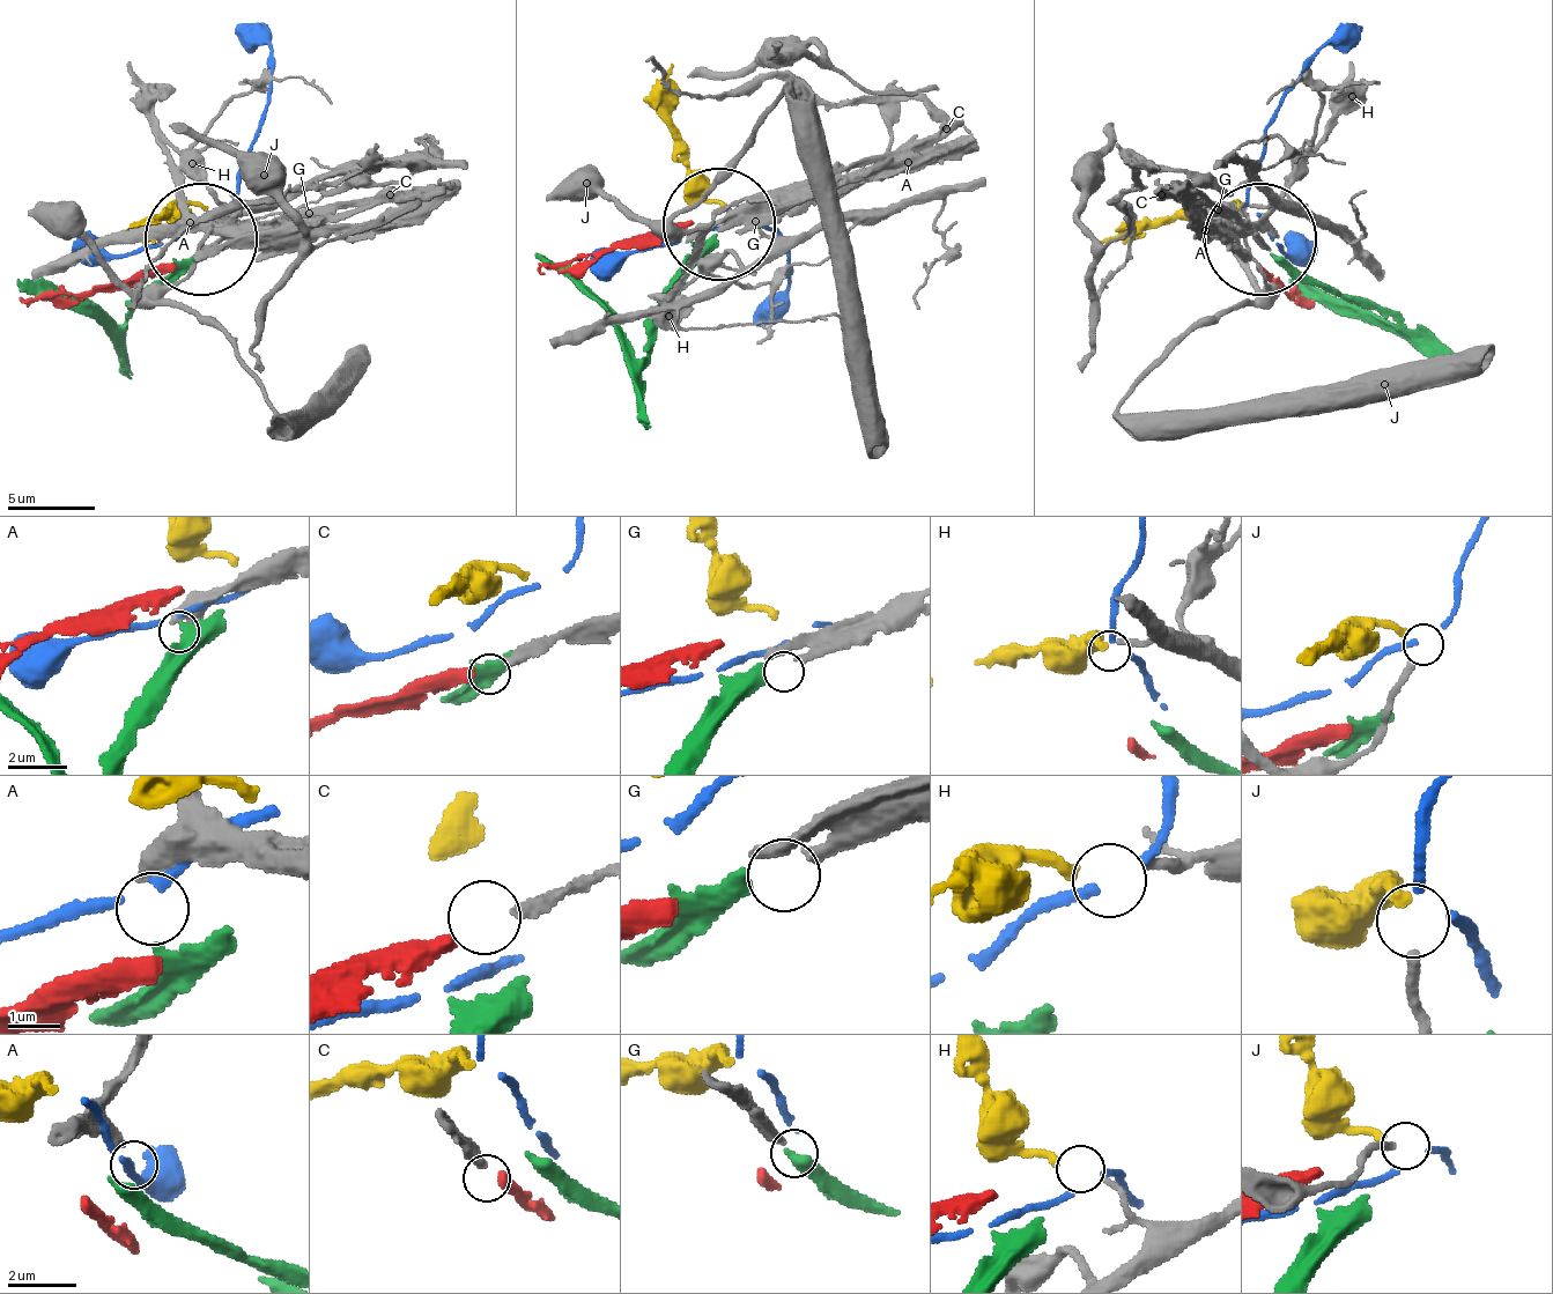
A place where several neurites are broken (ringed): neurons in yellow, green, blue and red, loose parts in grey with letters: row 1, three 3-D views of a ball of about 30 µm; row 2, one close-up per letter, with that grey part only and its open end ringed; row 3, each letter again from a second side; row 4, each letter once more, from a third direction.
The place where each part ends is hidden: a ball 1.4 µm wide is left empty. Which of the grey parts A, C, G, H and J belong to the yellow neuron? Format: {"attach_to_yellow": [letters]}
{"attach_to_yellow": ["H"]}

